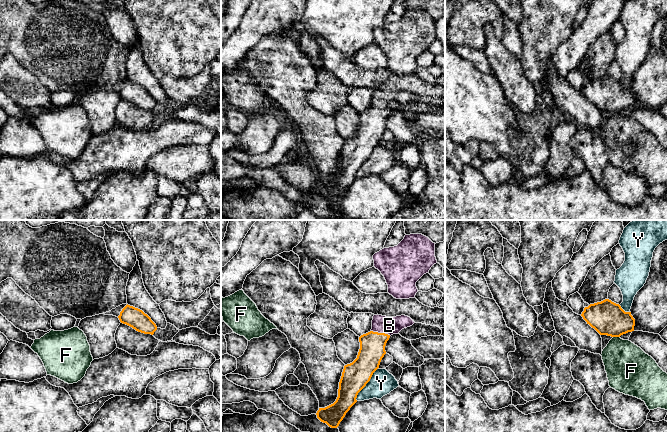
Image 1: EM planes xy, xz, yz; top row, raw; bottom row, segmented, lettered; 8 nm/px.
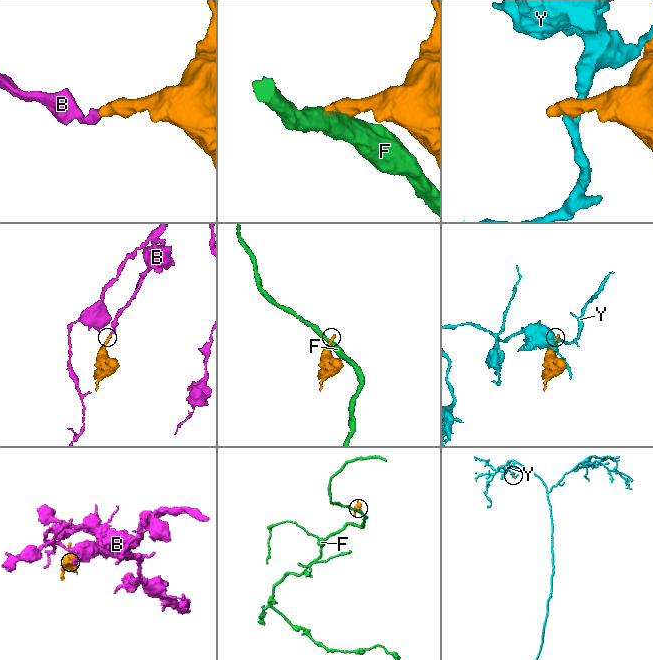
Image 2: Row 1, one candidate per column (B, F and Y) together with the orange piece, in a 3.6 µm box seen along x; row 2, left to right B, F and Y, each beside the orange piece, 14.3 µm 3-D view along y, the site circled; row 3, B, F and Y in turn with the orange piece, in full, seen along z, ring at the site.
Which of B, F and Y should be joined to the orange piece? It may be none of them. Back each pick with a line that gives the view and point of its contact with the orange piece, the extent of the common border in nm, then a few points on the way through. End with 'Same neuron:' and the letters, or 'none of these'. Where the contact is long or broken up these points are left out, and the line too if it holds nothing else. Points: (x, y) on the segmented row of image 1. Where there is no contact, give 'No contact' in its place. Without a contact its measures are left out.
B: Touches orange at xz (381, 333). Shared border 170 nm. Path across: xz (372, 344), (381, 333), (389, 325)
Same neuron: B

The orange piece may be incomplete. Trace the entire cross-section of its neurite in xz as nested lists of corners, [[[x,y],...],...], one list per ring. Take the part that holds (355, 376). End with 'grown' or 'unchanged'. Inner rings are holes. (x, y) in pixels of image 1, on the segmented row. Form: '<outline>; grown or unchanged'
[[[374,315],[370,332],[359,337],[357,358],[344,366],[336,401],[319,408],[317,418],[331,428],[337,428],[350,408],[357,402],[358,393],[370,381],[386,354],[385,346],[390,336],[410,327],[415,322],[408,316],[386,317]]]; grown

